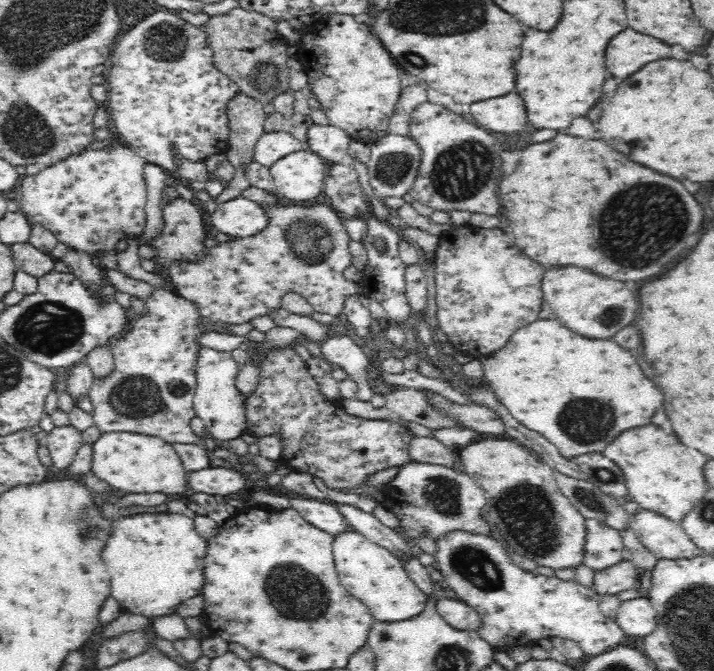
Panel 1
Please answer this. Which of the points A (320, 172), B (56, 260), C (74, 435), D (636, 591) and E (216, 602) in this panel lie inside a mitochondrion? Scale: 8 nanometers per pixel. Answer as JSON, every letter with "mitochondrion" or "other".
{"A":"other","B":"other","C":"other","D":"other","E":"other"}

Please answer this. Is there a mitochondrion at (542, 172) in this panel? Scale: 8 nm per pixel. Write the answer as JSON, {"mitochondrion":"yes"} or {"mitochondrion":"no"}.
{"mitochondrion":"no"}

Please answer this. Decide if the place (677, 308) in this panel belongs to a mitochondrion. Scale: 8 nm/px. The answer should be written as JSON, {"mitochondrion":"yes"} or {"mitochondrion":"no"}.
{"mitochondrion":"no"}

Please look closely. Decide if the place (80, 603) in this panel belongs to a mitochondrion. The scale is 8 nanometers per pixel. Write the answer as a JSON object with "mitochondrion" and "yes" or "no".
{"mitochondrion":"no"}

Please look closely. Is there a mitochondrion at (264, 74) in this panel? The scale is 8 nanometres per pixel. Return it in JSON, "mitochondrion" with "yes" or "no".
{"mitochondrion":"yes"}

